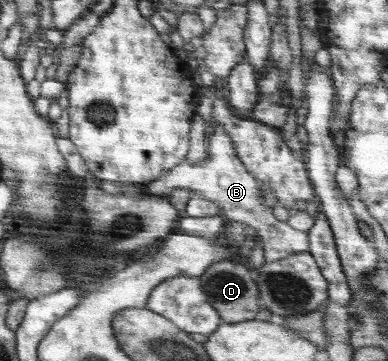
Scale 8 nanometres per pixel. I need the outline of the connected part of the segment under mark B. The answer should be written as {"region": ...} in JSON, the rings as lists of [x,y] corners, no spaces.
{"region":[[[212,123],[211,134],[208,137],[207,157],[200,163],[188,165],[188,161],[182,161],[176,168],[170,169],[164,177],[158,177],[156,181],[148,182],[147,189],[150,196],[169,195],[178,188],[194,190],[202,194],[206,199],[216,202],[222,208],[222,216],[231,221],[242,222],[253,226],[260,233],[264,247],[265,261],[281,260],[294,253],[306,253],[309,251],[309,236],[304,231],[293,229],[289,222],[279,221],[272,209],[262,204],[262,192],[254,177],[249,175],[244,165],[236,157],[232,141],[222,129],[221,124]]]}

